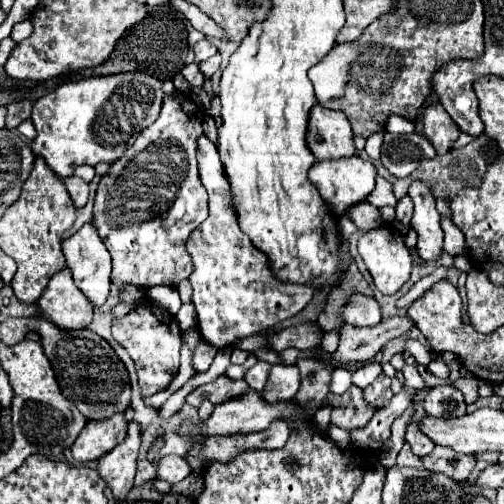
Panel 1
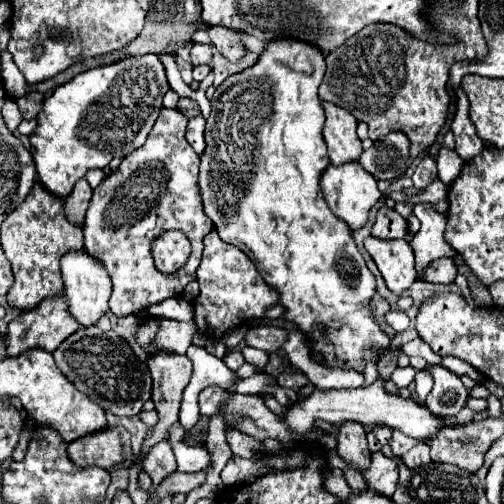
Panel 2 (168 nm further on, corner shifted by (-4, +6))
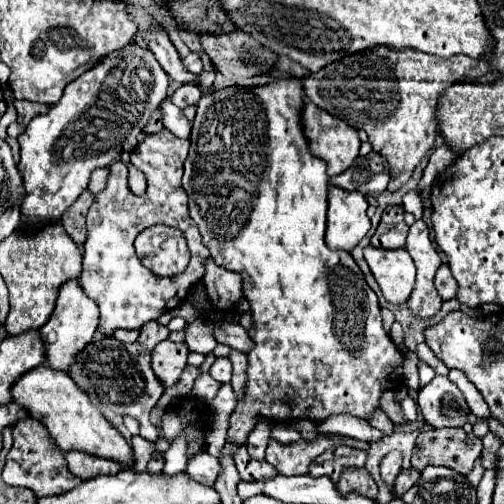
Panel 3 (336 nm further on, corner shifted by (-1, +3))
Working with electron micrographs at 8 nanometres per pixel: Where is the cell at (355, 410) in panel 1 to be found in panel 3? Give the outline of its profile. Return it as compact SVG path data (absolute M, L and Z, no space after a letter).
M348 469L342 475L338 487L340 487L340 491L344 491L344 495L348 491L358 491L360 495L368 495L368 499L378 497L378 487L366 469Z

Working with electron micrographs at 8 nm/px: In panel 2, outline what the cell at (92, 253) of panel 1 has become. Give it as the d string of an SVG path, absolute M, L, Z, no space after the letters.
M85 248L81 250L71 250L61 258L61 272L63 272L63 282L65 282L65 296L69 304L69 312L81 322L81 326L93 326L105 312L107 312L107 302L111 296L111 278L107 276L107 268L99 264L93 256L87 256Z

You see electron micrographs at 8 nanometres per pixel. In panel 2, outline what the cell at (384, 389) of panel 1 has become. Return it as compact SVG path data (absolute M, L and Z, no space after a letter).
M377 378L371 386L359 386L351 390L313 390L303 400L291 404L285 408L285 412L279 416L285 420L285 424L297 434L307 434L315 420L325 420L329 424L339 424L345 420L355 420L365 426L389 426L395 430L405 432L407 436L413 436L417 440L429 440L431 436L439 434L441 428L447 428L447 420L441 416L435 416L427 412L427 406L417 404L413 398L403 398L399 394L391 394L385 390L385 378Z

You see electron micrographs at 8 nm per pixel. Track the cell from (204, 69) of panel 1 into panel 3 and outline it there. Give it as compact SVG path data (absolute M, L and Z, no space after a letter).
M188 83L188 85L182 85L174 95L172 95L172 103L180 109L186 109L188 105L196 105L202 97L202 91L194 85L194 83Z

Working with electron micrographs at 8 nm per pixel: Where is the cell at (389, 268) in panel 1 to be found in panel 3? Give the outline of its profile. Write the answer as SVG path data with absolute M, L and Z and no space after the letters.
M370 245L364 249L364 259L376 283L380 285L384 299L394 305L406 303L408 295L412 293L416 277L416 267L408 251L406 249L386 251Z

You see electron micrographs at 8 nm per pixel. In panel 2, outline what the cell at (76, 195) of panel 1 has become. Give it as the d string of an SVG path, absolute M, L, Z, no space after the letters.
M85 178L75 184L71 196L65 198L65 214L71 222L75 222L75 224L83 222L85 212L87 212L89 202L91 202L91 194L93 194L93 190Z

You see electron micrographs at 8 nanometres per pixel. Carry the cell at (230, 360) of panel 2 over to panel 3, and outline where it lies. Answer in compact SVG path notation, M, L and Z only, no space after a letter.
M224 357L224 359L216 359L214 365L210 367L210 375L212 379L216 379L218 383L230 383L232 377L232 363Z

